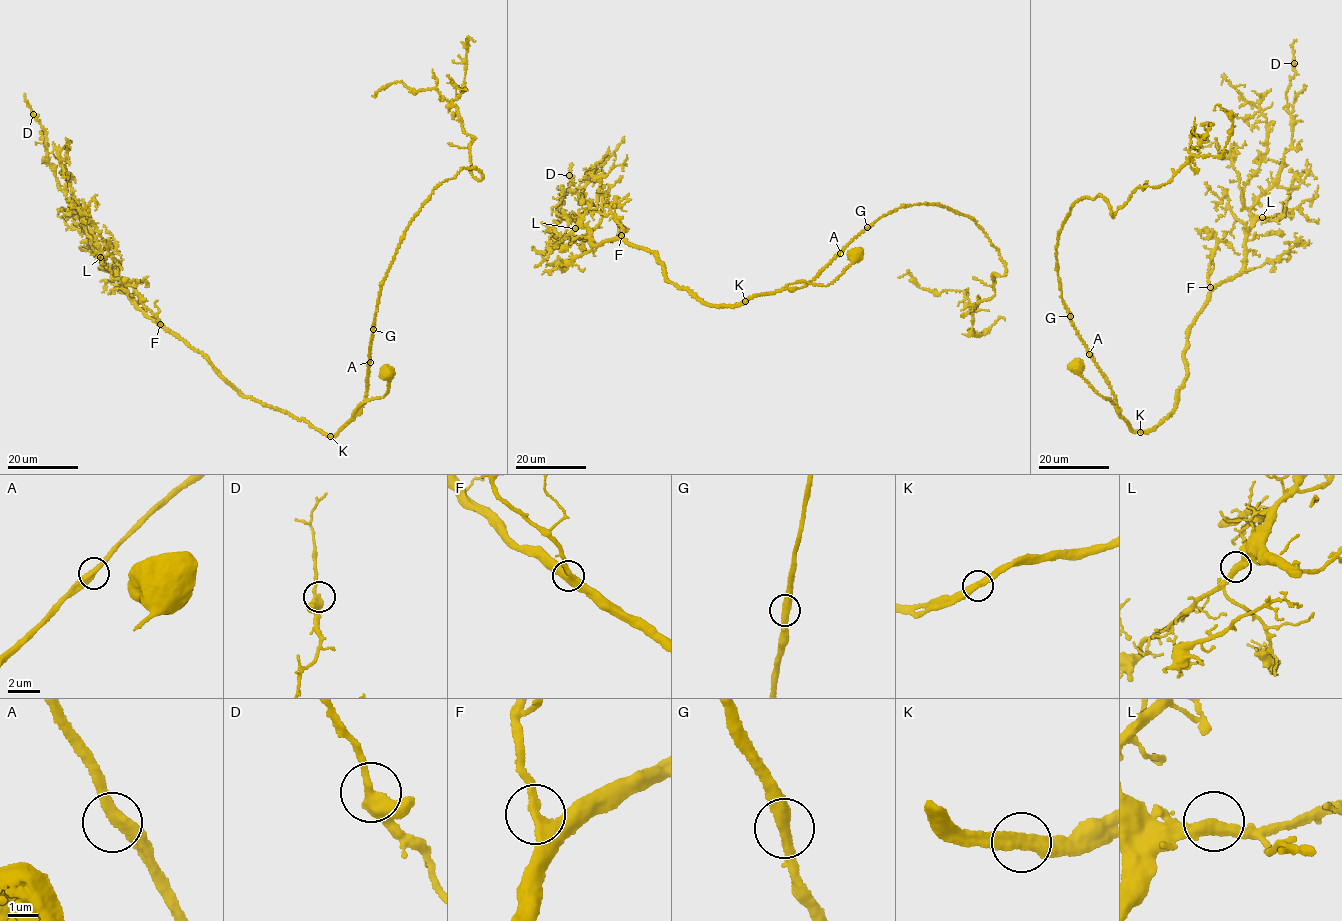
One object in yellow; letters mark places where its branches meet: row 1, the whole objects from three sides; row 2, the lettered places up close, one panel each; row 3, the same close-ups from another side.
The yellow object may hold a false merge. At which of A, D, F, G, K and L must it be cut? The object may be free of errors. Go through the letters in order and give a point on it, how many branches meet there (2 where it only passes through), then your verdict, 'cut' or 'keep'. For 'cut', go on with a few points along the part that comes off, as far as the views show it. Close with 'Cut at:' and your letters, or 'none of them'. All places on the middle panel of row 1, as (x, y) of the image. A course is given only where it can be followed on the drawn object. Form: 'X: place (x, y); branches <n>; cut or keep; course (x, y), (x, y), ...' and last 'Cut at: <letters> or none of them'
A: place (840, 253); branches 2; keep
D: place (569, 175); branches 2; keep
F: place (621, 235); branches 2; keep
G: place (867, 227); branches 2; keep
K: place (745, 301); branches 2; keep
L: place (575, 228); branches 2; keep
Cut at: none of them

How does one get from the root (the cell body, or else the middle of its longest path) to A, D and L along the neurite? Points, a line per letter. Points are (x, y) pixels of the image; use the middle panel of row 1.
A: (856, 254), (850, 265), (827, 285), (805, 281), (785, 288), (803, 286), (840, 253)
D: (856, 254), (827, 285), (707, 304), (668, 281), (654, 253), (594, 244), (583, 217), (558, 210), (569, 175)
L: (856, 254), (827, 285), (793, 283), (718, 306), (669, 283), (654, 253), (618, 239), (594, 244), (575, 228)

